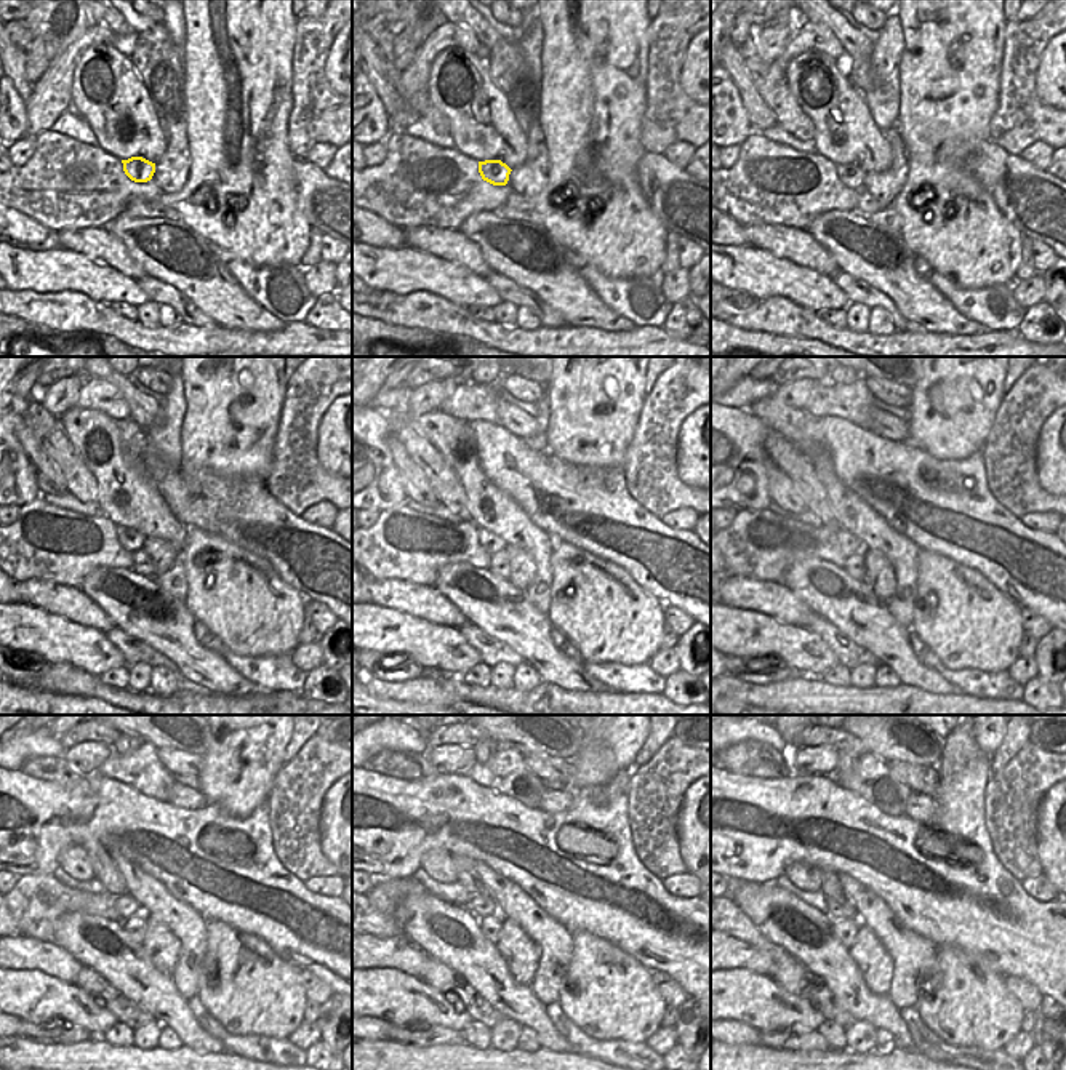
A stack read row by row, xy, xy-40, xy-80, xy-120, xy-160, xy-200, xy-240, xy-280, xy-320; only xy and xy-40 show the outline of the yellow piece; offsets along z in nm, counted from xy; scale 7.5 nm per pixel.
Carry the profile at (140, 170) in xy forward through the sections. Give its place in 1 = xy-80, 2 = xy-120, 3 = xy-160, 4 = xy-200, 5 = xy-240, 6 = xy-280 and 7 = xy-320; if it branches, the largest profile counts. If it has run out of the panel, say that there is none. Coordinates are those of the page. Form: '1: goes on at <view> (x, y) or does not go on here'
1: goes on at xy-80 (852, 176)
2: goes on at xy-120 (130, 539)
3: goes on at xy-160 (490, 542)
4: goes on at xy-200 (847, 544)
5: goes on at xy-240 (125, 906)
6: goes on at xy-280 (479, 906)
7: goes on at xy-320 (836, 910)

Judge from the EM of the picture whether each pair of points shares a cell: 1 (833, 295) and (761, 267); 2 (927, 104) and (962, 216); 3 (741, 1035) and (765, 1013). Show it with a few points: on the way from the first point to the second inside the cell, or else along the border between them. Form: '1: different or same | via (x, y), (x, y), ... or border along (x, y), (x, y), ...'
1: same | via (815, 291), (778, 277)
2: same | via (943, 131), (943, 162), (956, 189)
3: different | border along (727, 1018), (738, 1019), (759, 1030)

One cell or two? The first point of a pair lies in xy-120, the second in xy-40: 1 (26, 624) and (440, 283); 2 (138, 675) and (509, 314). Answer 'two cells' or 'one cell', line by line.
1: one cell
2: one cell

